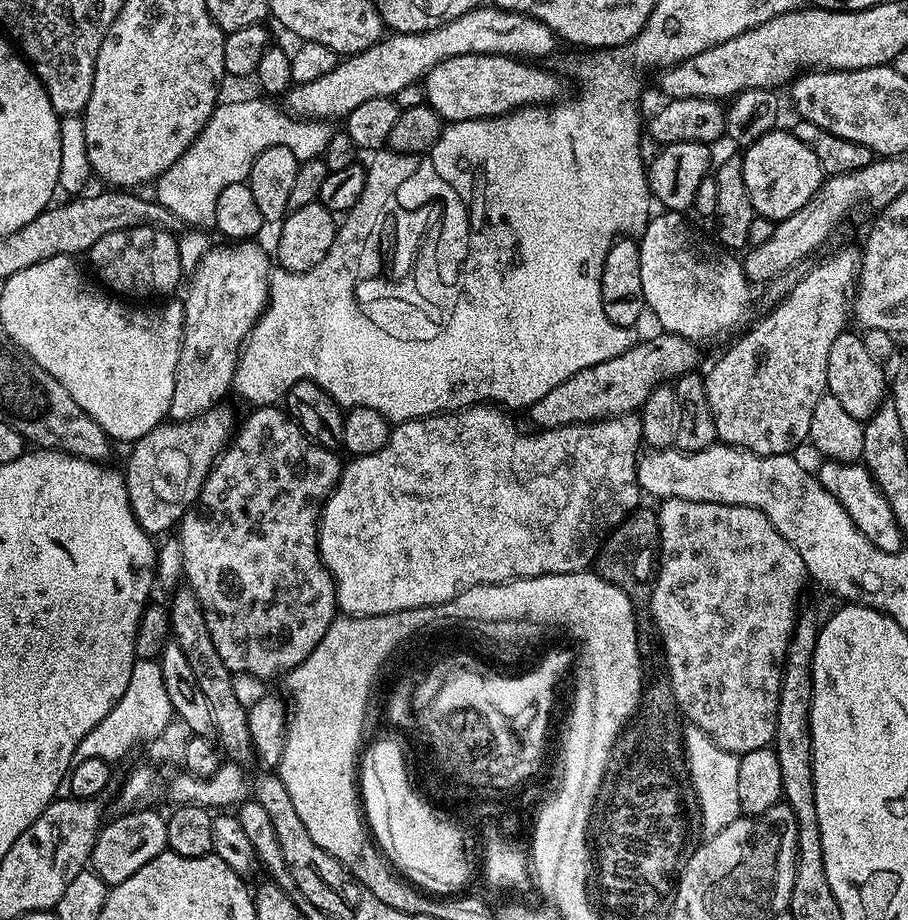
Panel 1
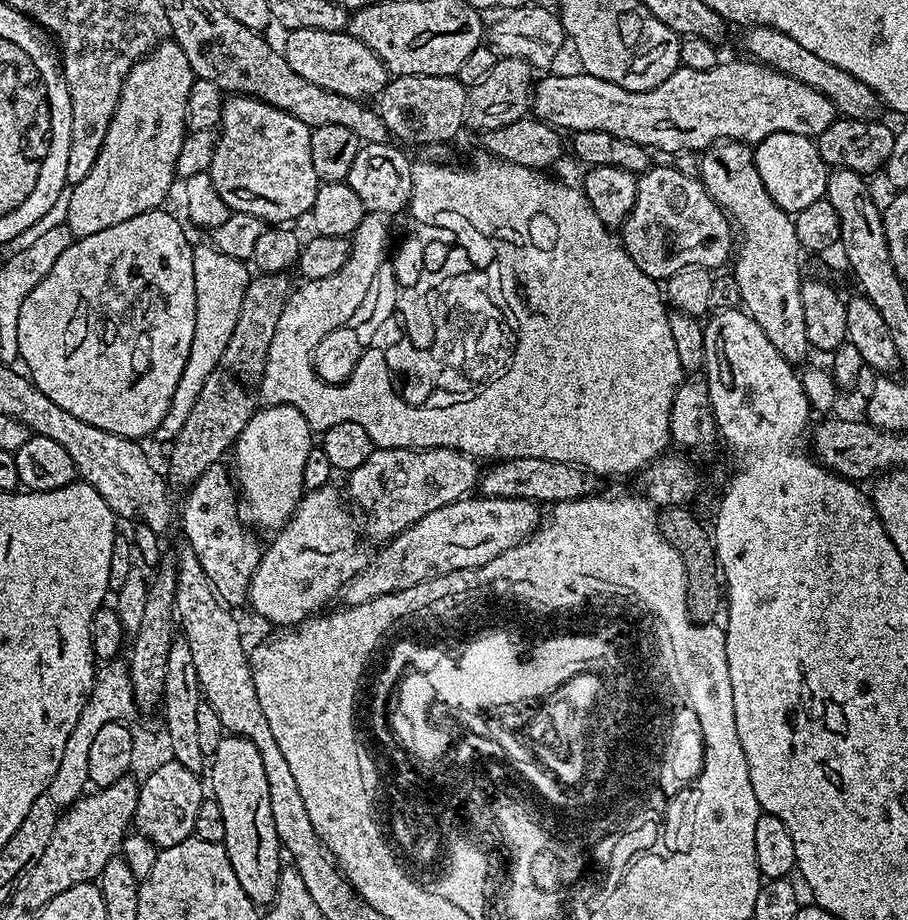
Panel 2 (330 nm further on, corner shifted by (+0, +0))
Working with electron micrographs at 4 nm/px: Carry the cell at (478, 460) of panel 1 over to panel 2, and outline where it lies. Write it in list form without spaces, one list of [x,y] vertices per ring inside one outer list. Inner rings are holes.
[[[335,486],[319,488],[313,492],[305,491],[292,519],[287,520],[284,527],[273,535],[276,537],[273,538],[272,545],[263,549],[247,598],[247,603],[252,604],[253,610],[262,619],[269,620],[272,624],[284,624],[280,626],[299,626],[313,614],[319,613],[323,604],[330,603],[335,596],[337,599],[338,593],[350,582],[350,578],[354,578],[354,574],[364,568],[366,556],[360,553],[360,548],[356,545],[356,528],[343,503],[345,501],[342,499],[341,489],[339,492]]]

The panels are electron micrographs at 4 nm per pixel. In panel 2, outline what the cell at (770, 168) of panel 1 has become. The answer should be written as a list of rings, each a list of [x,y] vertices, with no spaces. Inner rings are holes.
[[[785,132],[770,134],[770,138],[755,145],[754,155],[762,186],[766,186],[766,194],[774,198],[783,212],[795,214],[805,210],[806,206],[825,199],[830,169],[818,154],[813,137]]]

